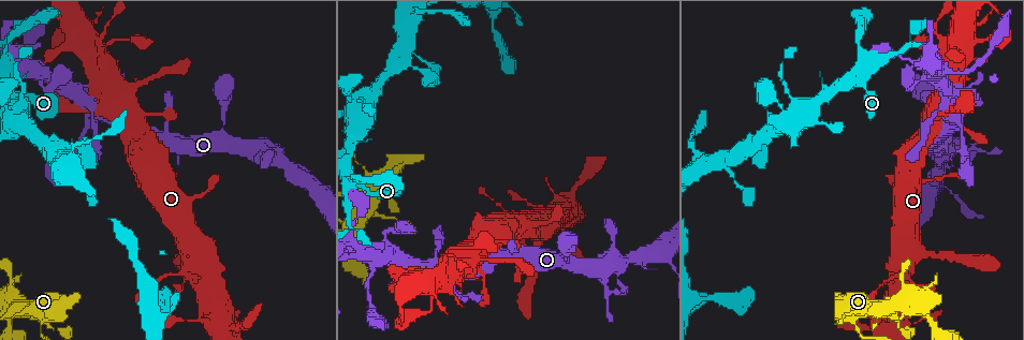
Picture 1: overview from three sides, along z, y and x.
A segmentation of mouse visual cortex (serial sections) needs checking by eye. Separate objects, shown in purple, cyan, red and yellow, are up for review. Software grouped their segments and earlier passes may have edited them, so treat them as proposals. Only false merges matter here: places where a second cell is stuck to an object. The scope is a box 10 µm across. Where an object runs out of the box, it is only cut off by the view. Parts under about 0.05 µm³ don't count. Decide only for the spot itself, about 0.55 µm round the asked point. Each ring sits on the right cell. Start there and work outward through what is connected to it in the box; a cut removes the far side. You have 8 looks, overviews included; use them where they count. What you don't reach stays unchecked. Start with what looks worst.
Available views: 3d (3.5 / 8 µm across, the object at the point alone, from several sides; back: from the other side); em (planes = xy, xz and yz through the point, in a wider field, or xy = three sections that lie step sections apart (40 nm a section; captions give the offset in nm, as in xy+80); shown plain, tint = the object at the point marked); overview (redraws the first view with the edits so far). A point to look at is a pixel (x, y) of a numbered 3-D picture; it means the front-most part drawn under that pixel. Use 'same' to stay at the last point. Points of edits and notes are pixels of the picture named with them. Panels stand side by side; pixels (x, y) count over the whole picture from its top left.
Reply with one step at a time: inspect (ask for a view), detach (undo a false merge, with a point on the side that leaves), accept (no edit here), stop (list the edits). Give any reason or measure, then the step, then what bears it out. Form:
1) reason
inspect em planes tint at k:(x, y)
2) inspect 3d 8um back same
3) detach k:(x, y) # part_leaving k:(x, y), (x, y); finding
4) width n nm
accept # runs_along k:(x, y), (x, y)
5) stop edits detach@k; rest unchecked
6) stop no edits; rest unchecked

sudden change in width
inspect 3d 3.5um at 1:(104, 53)

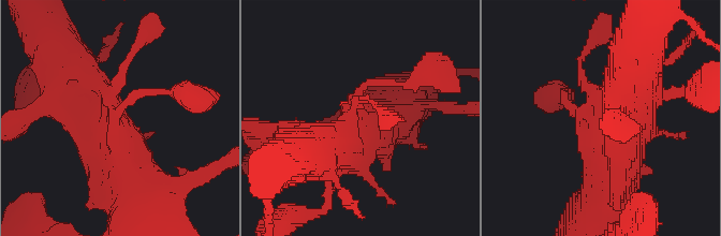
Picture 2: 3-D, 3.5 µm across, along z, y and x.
inspect em xy step 3 tint at 2:(592, 122)

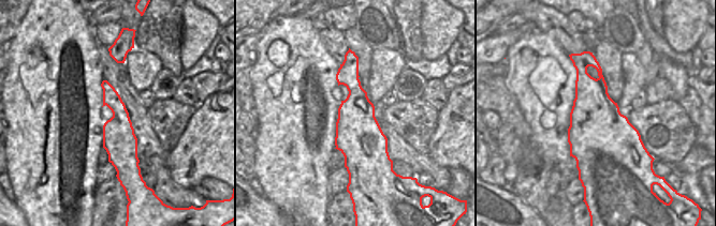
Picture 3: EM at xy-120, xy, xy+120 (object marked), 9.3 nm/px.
width 440 nm
accept # runs_along 2:(143, 205), (120, 146), (74, 90); all the same cell

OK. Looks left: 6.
looks like a crossing
inspect 3d 8um at 1:(100, 114)

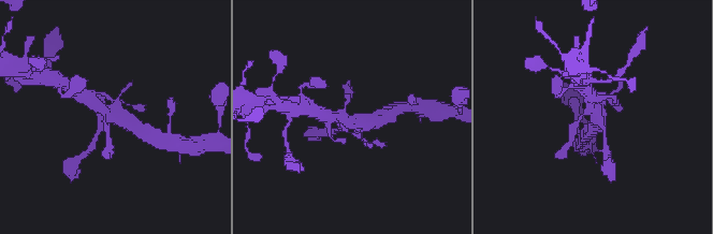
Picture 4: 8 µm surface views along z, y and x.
inspect 3d 3.5um same

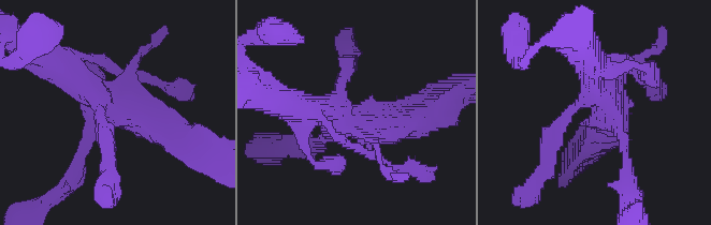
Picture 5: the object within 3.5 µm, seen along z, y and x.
accept # runs_along 5:(180, 136), (115, 113), (61, 66); continuous, no second cell

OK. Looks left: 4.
abrupt turn
inspect 3d 3.5um back at 1:(797, 121)

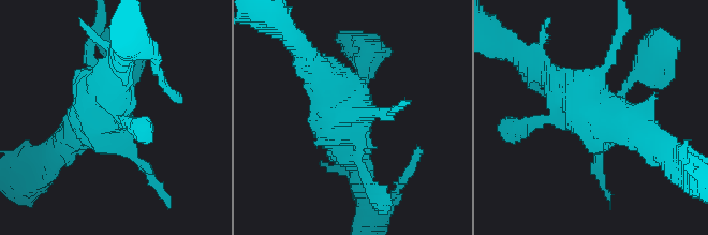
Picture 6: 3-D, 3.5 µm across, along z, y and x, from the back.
inspect em xy step 3 tint at 6:(595, 114)

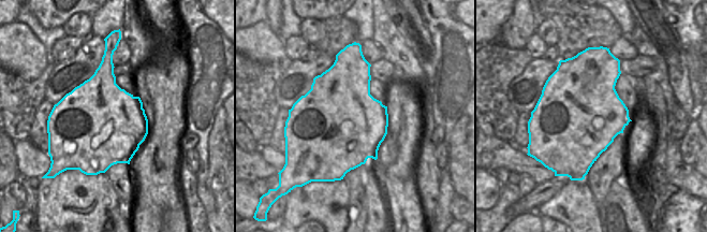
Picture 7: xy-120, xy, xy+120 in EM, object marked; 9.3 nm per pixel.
cut it another way
inspect em planes tint same

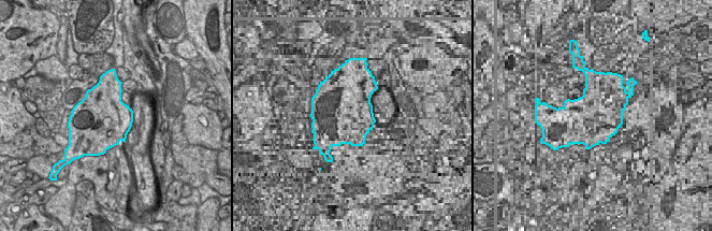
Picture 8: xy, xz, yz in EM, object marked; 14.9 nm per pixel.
accept # runs_along 6:(528, 63), (602, 119), (635, 127); one cell here

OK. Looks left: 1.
stop no edits; rest unchecked

